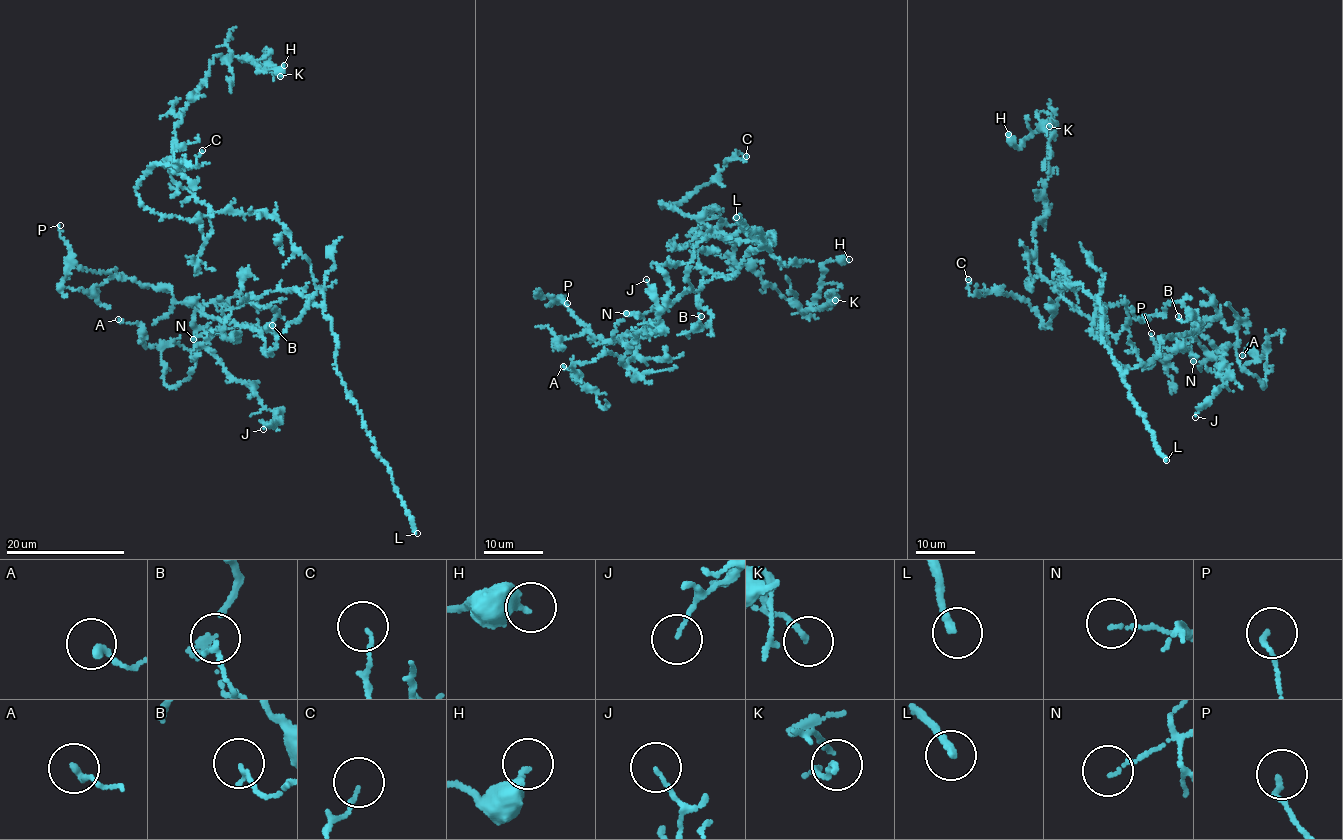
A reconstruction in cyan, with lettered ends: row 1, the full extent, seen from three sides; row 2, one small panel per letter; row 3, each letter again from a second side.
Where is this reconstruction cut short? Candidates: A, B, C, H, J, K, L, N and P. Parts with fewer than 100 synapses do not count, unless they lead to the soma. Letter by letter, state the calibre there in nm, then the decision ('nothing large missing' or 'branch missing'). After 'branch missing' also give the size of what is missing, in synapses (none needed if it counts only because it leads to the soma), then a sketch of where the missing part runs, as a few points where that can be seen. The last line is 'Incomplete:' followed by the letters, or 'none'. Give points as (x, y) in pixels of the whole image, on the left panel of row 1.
A: calibre 190 nm; nothing large missing
B: calibre 140 nm; nothing large missing
C: calibre 110 nm; nothing large missing
H: calibre 400 nm; nothing large missing
J: calibre 90 nm; nothing large missing
K: calibre 130 nm; nothing large missing
L: calibre 220 nm; branch missing
N: calibre 100 nm; nothing large missing
P: calibre 140 nm; nothing large missing
Incomplete: L

